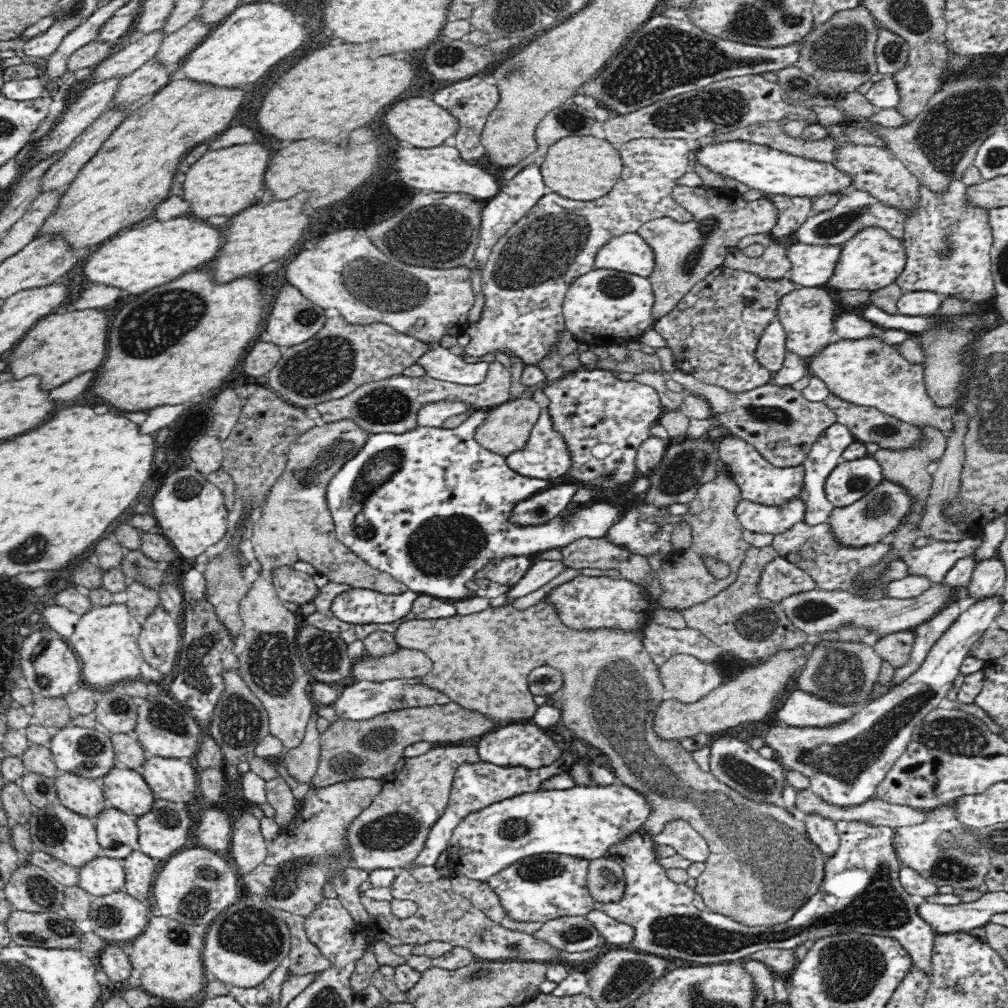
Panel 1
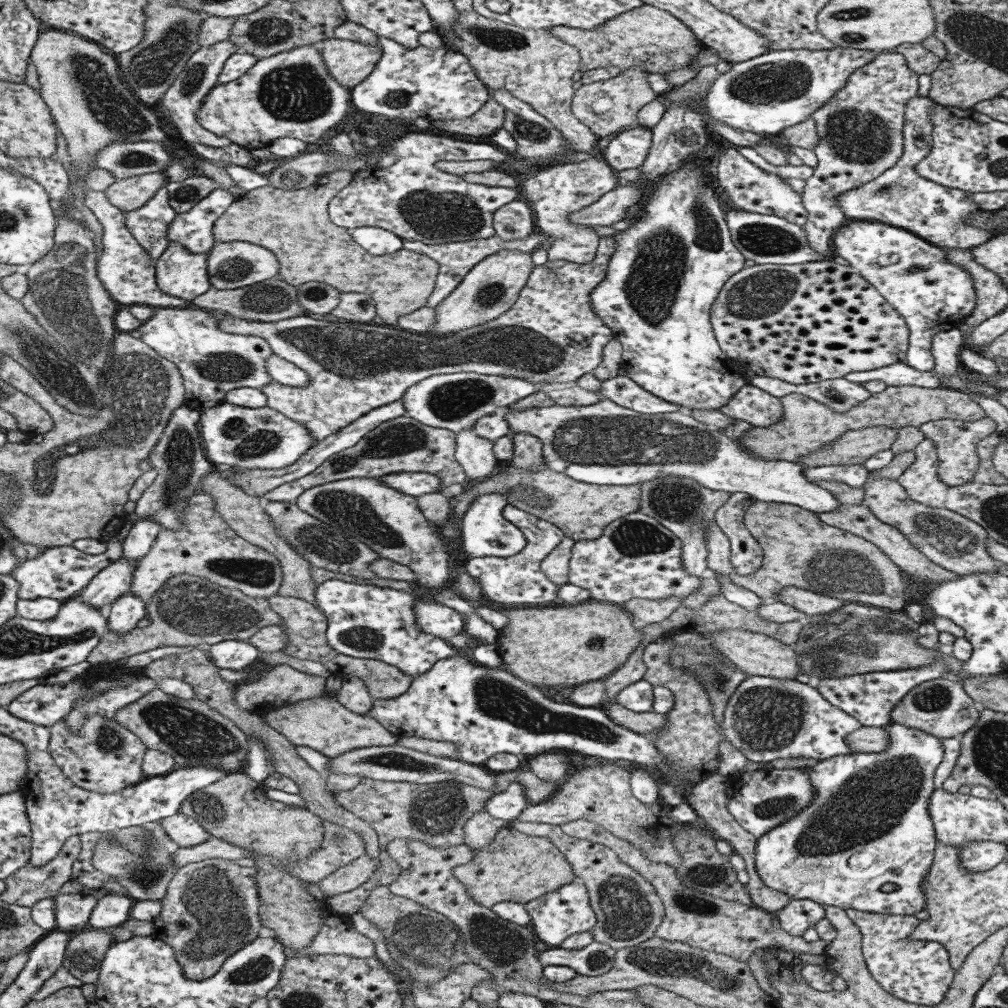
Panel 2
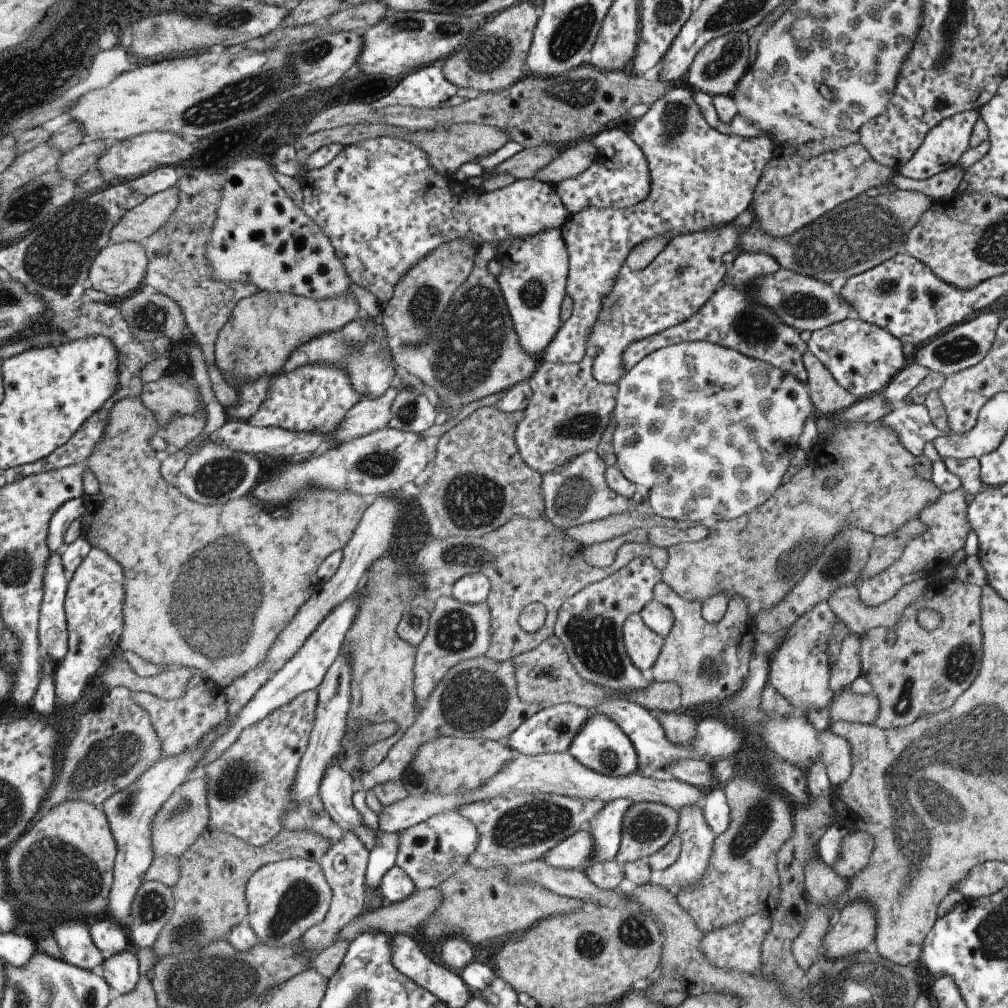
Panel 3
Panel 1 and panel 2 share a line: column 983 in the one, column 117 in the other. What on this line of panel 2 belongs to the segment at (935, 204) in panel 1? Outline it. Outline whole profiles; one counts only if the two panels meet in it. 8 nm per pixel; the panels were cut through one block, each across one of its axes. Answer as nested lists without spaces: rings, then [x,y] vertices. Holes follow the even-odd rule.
[[[88,190],[84,194],[84,203],[98,222],[103,226],[103,249],[100,260],[97,262],[97,275],[104,288],[121,307],[132,304],[142,304],[151,307],[196,308],[183,298],[173,297],[162,292],[155,279],[155,264],[148,251],[138,243],[134,235],[126,227],[126,215],[116,208],[106,197],[105,191]]]

